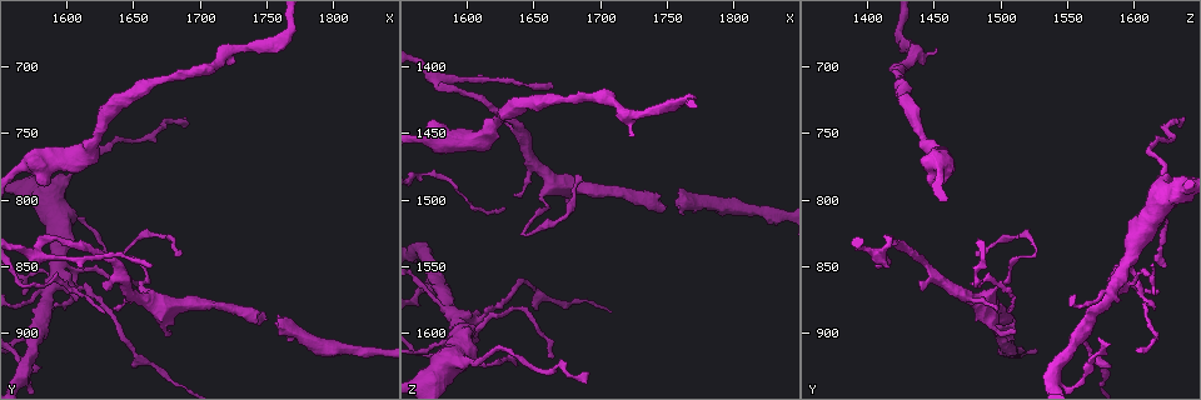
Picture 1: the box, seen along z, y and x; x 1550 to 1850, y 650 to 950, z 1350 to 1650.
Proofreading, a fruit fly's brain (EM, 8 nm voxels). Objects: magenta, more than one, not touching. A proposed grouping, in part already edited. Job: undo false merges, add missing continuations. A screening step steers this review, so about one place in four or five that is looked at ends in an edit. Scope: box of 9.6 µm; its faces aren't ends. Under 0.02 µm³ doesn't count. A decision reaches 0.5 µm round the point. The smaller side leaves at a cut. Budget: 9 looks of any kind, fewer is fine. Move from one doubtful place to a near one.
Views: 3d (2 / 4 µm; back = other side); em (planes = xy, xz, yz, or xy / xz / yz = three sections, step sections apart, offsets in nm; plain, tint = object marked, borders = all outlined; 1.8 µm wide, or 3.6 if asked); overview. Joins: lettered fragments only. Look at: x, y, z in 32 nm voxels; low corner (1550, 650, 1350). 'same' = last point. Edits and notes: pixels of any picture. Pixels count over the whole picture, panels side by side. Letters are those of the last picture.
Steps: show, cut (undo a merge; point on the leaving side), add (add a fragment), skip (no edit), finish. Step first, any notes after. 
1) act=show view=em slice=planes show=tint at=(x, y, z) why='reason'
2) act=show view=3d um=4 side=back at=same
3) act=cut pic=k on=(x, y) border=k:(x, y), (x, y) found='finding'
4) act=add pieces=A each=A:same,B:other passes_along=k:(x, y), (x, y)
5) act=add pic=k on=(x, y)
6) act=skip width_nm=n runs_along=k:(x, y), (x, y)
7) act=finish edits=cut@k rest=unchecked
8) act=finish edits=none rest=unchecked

act=show view=3d um=4 at=(1576, 838, 1410) why='branch point'

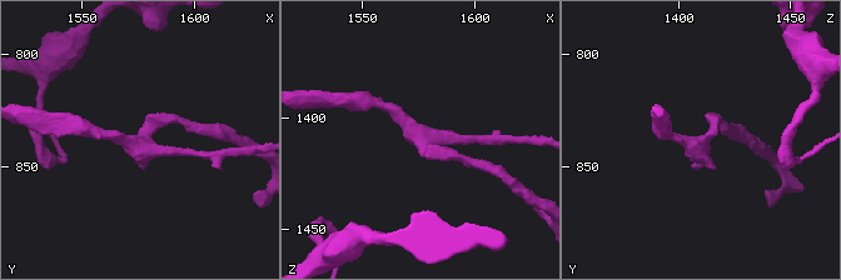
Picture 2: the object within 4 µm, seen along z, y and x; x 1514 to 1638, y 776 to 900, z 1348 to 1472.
act=show view=em slice=planes show=tint at=(1578, 841, 1411) arms=3 why='shape alone is not enough'

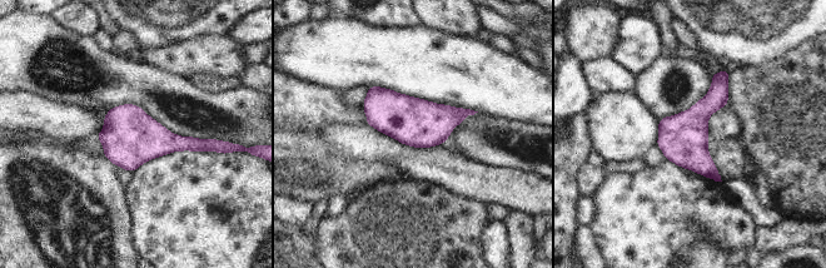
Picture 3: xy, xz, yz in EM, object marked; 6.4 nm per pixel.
act=show view=em slice=planes show=borders at=same

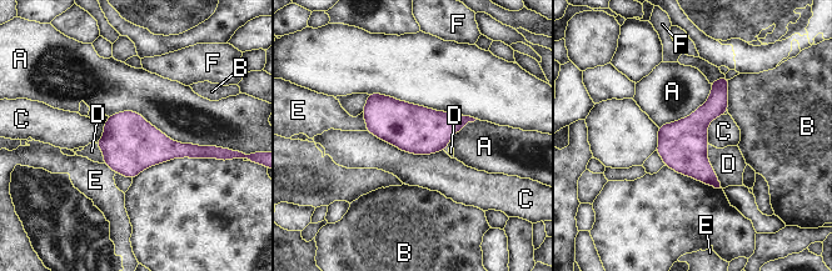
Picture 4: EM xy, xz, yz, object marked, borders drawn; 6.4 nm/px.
act=skip each=A:other,B:other,C:other,D:other,E:other,F:other border=4:(367, 130), (408, 152), (443, 151) found='continuous, no second neuron'

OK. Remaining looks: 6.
act=show view=3d um=2 side=back at=(1594, 856, 1592) why='sudden change in width'

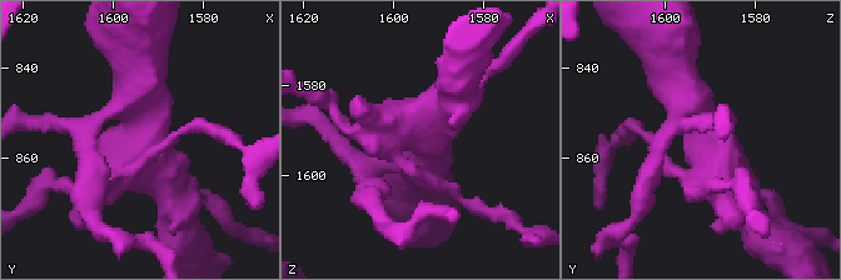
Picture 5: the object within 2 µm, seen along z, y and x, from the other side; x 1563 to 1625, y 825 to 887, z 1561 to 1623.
act=show view=em slice=planes show=borders at=(1593, 857, 1590) why='need the tissue'

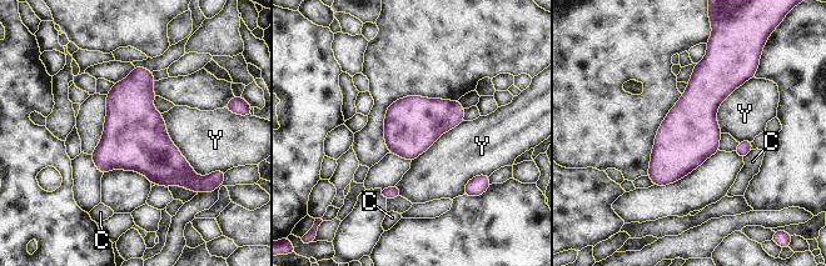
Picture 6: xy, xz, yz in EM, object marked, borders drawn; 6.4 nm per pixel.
act=cut pic=6 on=(214, 180) width_nm=360 each=C:other,Y:other border=6:(200, 176), (198, 180), (199, 185) found='a second neuron is stuck on'

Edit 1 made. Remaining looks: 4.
act=show view=overview why='see it whole again'

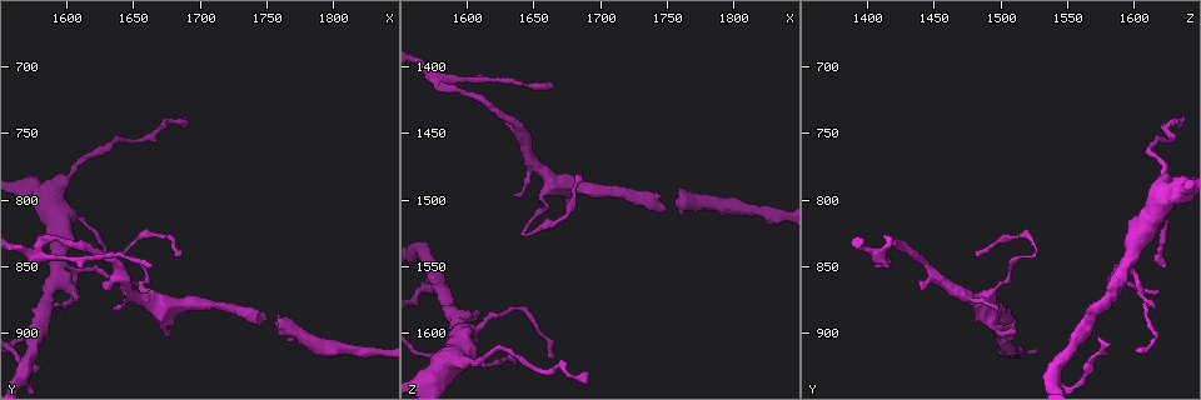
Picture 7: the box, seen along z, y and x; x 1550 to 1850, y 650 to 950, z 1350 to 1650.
act=show view=em slice=xy step=8 show=borders at=(1758, 896, 1492) why='an open end'

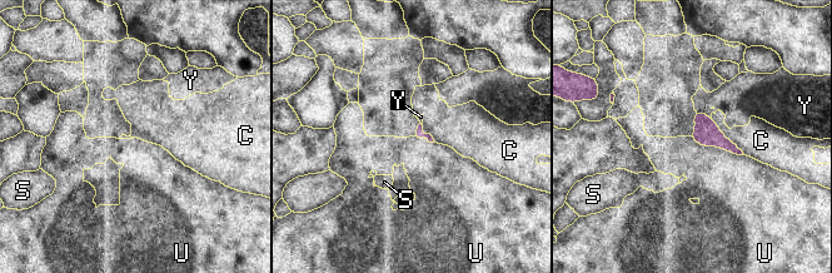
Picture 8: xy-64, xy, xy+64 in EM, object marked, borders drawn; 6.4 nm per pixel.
act=show view=em slice=planes show=borders at=same

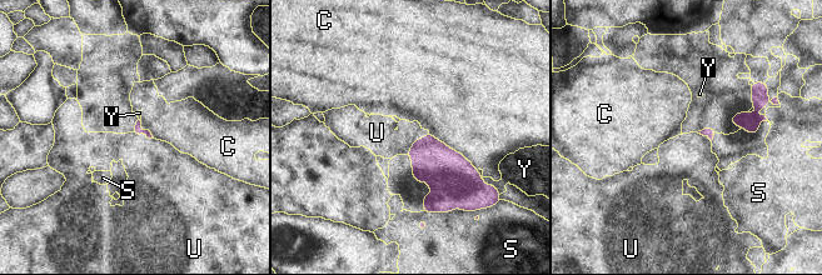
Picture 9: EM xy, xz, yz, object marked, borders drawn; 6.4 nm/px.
act=skip each=C:other,S:other,U:other,Y:other border=9:(428, 131), (413, 143), (407, 154) found='no lettered fragment goes on from it'

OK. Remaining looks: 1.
act=finish edits=cut@6 rest=unchecked

